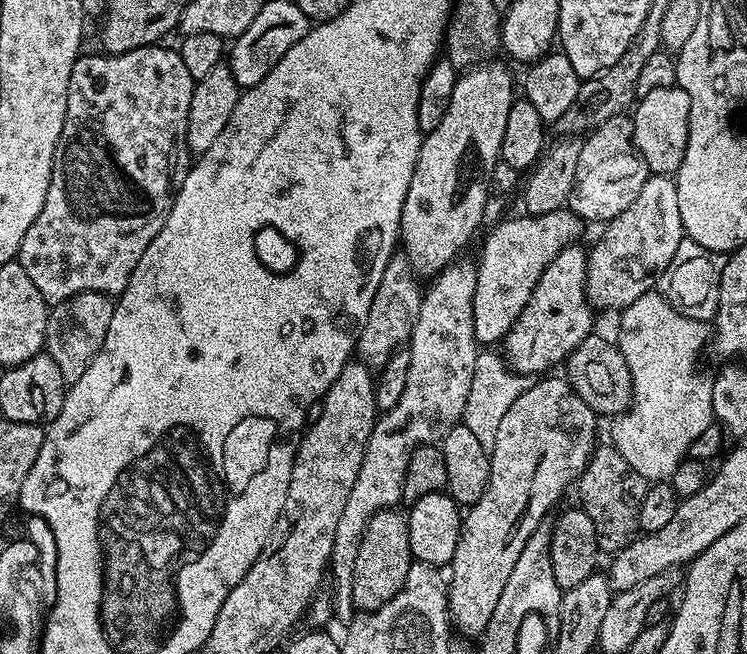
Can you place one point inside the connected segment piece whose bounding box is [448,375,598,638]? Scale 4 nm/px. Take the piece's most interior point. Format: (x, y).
(545, 440)

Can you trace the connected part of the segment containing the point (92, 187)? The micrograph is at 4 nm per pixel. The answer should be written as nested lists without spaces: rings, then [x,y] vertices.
[[[158,43],[148,44],[144,48],[135,48],[129,52],[99,54],[100,56],[84,54],[74,62],[74,70],[70,70],[70,86],[66,94],[66,118],[62,126],[62,134],[58,138],[50,190],[46,190],[46,202],[42,202],[42,210],[38,210],[38,218],[30,222],[30,230],[26,230],[26,238],[22,238],[22,246],[18,253],[18,262],[22,270],[26,270],[30,282],[38,286],[38,294],[42,294],[42,298],[48,301],[49,305],[58,305],[63,300],[68,300],[83,292],[102,292],[106,296],[119,297],[130,282],[130,274],[134,274],[134,266],[138,266],[138,258],[146,254],[146,246],[154,242],[154,238],[162,230],[170,214],[176,192],[190,167],[186,122],[190,118],[190,98],[194,81],[190,70],[186,70],[179,51],[175,47],[164,47],[163,43]]]

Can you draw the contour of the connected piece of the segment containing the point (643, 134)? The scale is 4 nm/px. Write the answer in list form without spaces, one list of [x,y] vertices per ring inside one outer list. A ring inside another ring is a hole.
[[[679,86],[650,90],[650,94],[635,101],[632,118],[632,140],[636,150],[646,162],[649,173],[672,176],[682,166],[686,150],[688,123],[690,122],[690,98]]]

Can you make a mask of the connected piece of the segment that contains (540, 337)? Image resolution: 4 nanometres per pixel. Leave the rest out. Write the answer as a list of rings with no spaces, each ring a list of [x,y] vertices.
[[[579,243],[569,244],[556,255],[550,266],[546,266],[546,270],[542,270],[542,278],[538,278],[530,294],[530,302],[526,302],[522,314],[518,314],[504,337],[502,356],[512,371],[533,377],[547,373],[552,370],[547,368],[563,365],[571,352],[593,335],[594,309],[588,302],[586,290],[588,252],[580,247]]]

